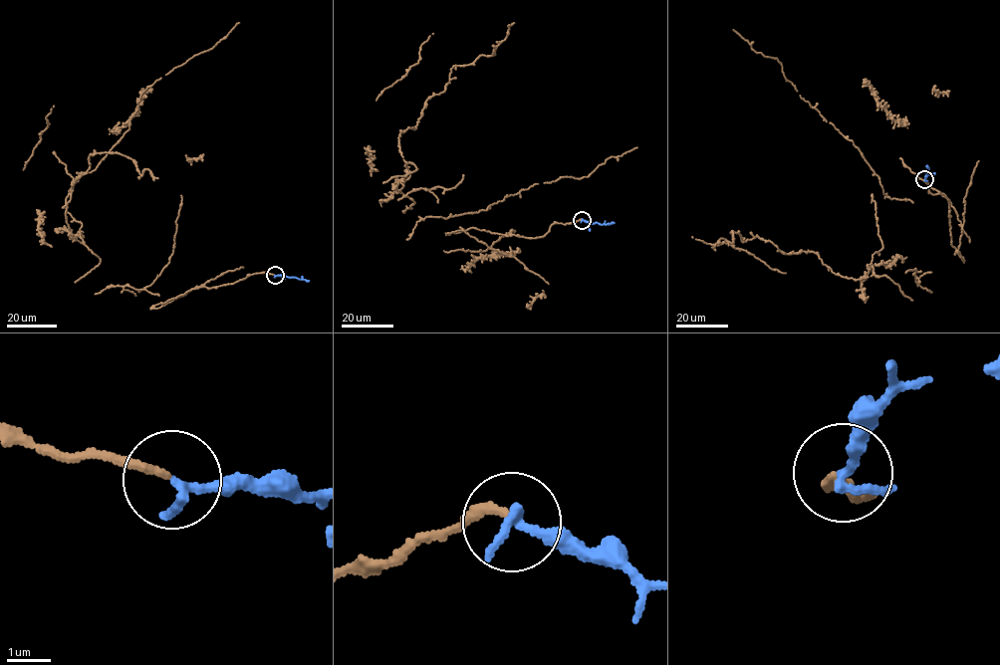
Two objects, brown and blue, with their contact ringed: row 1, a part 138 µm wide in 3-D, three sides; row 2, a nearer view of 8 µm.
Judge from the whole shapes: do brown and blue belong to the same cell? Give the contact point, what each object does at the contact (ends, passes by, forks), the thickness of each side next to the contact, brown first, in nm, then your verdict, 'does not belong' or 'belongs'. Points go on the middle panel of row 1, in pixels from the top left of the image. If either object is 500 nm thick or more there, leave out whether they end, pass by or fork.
(582, 220) | brown ends | blue passes by | 180/170 nm | belongs

